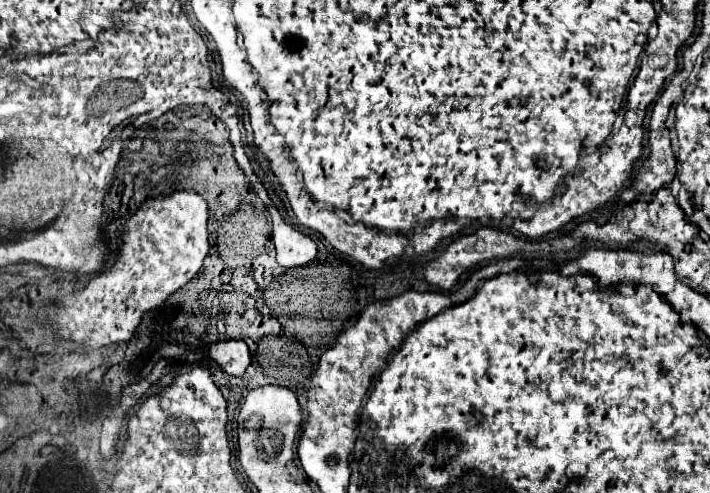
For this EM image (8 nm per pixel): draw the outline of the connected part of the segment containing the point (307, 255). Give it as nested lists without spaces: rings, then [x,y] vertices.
[[[274,205],[270,207],[270,215],[272,215],[272,225],[274,225],[272,235],[274,235],[278,265],[290,269],[290,267],[302,267],[310,263],[318,253],[316,243],[308,235],[290,227]]]

